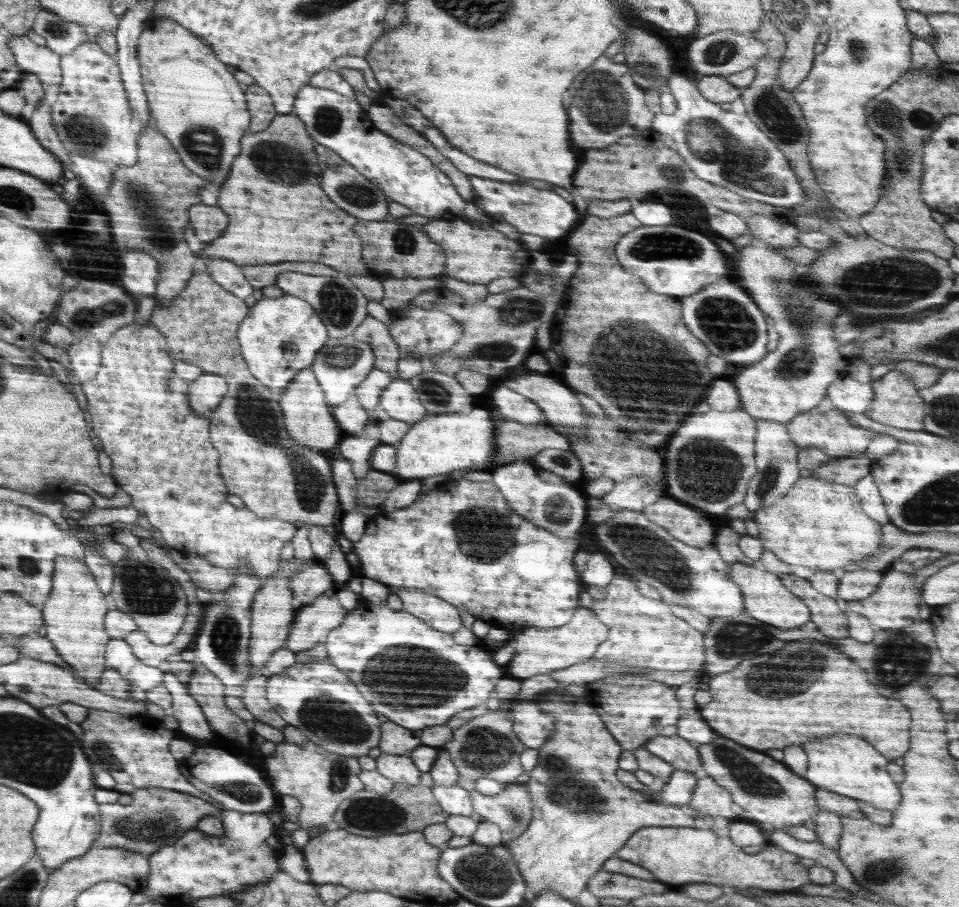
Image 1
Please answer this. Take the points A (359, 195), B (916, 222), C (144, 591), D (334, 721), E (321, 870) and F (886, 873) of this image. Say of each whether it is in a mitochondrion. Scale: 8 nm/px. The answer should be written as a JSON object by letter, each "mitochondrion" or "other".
{"A":"mitochondrion","B":"other","C":"mitochondrion","D":"mitochondrion","E":"other","F":"mitochondrion"}

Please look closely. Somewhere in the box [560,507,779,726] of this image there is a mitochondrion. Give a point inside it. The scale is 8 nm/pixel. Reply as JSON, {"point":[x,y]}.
{"point":[644,552]}

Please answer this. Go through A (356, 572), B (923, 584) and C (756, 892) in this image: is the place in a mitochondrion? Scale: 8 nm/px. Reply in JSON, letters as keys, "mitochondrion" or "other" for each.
{"A":"other","B":"other","C":"other"}

